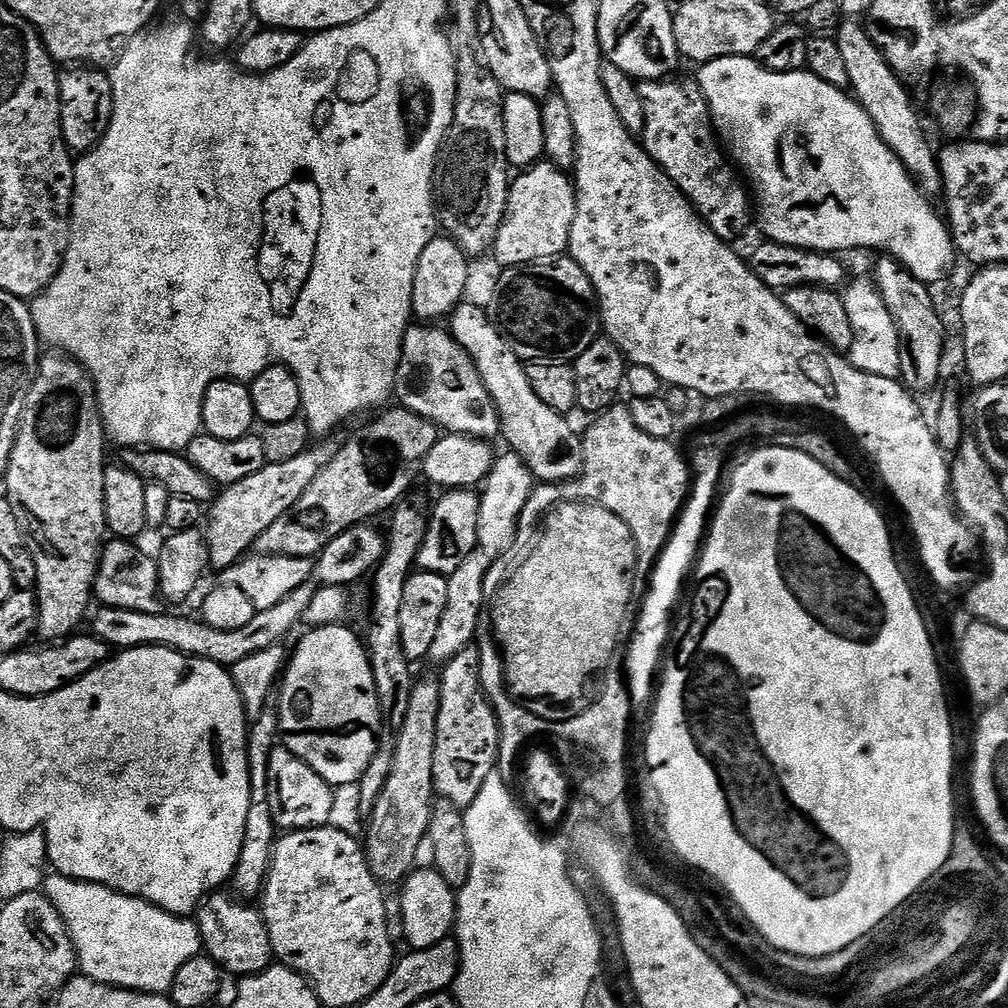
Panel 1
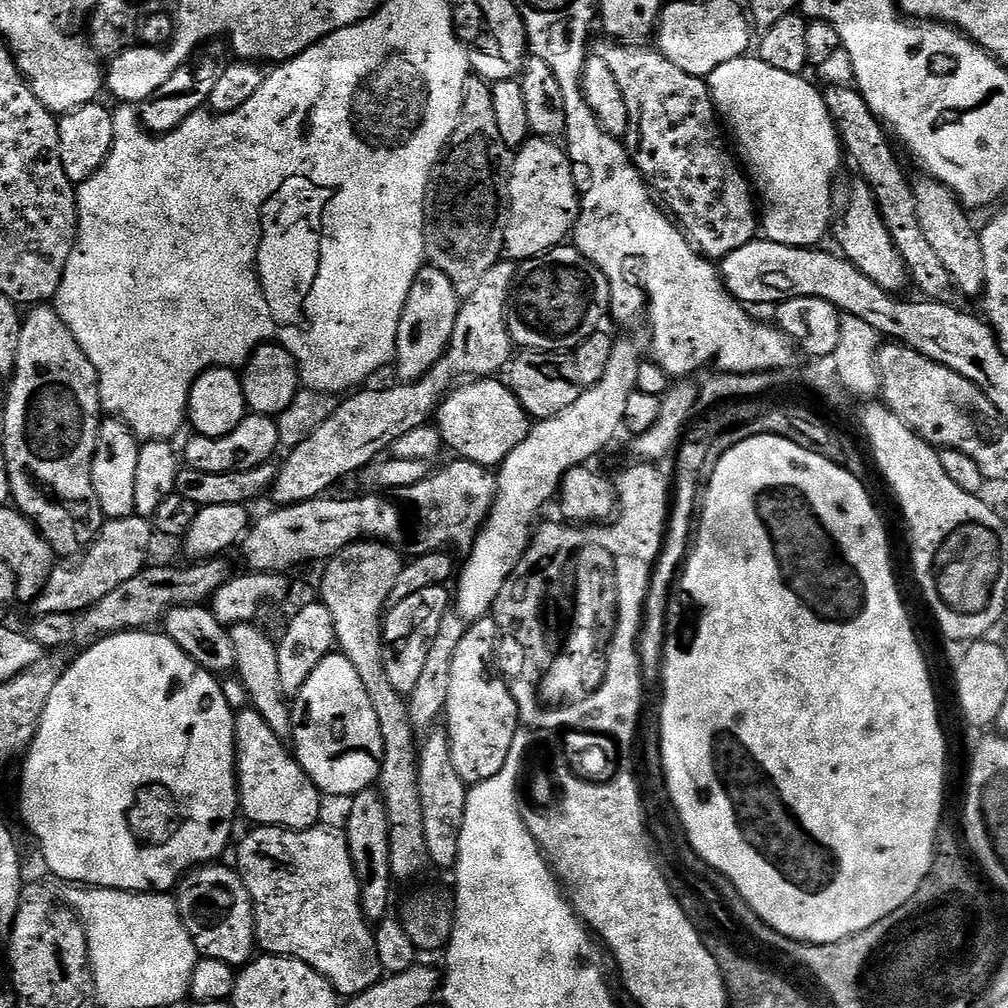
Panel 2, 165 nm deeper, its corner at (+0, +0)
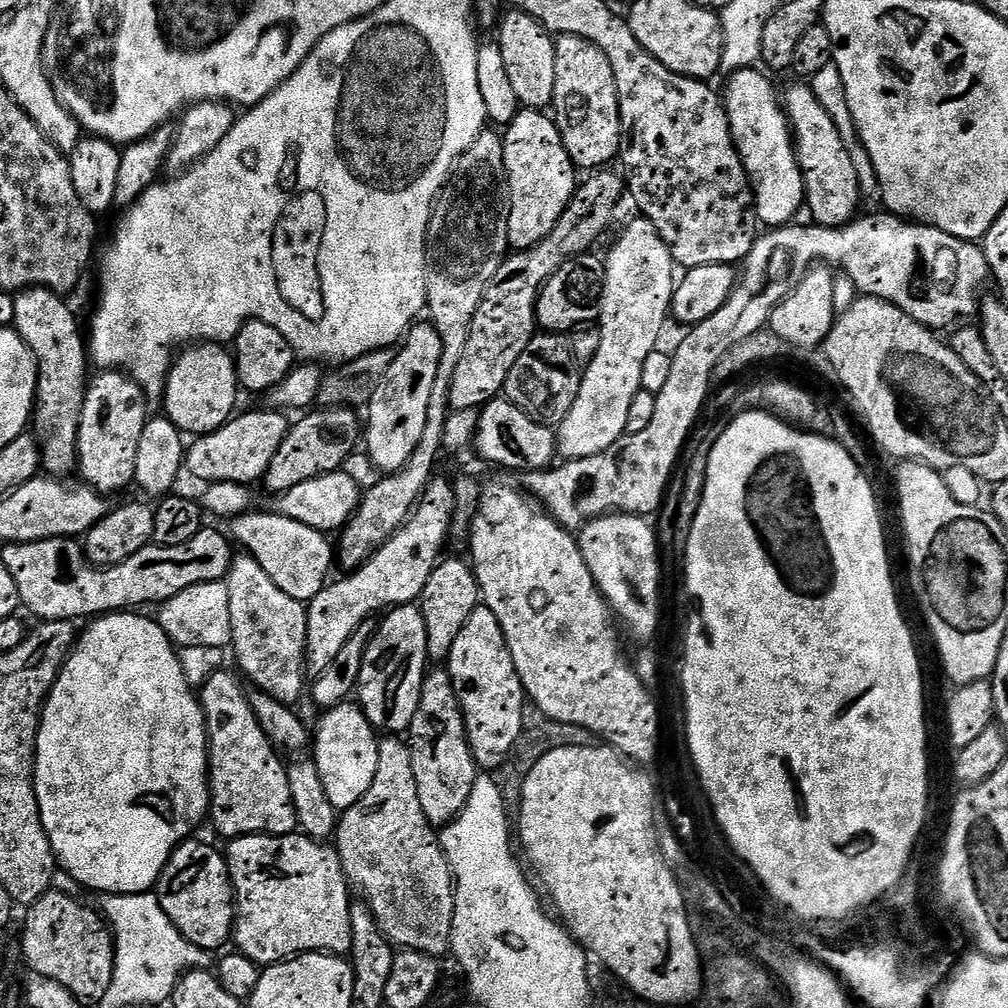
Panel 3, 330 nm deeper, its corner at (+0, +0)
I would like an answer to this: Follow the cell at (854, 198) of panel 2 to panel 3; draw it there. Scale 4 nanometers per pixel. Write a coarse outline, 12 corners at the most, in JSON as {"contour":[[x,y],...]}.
{"contour":[[804,82],[782,92],[822,228],[857,219],[862,195],[834,119]]}

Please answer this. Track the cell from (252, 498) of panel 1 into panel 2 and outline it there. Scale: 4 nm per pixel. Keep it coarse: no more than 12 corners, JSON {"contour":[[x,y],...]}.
{"contour":[[504,258],[463,297],[423,380],[353,391],[279,465],[273,505],[323,497],[465,378],[514,355]]}

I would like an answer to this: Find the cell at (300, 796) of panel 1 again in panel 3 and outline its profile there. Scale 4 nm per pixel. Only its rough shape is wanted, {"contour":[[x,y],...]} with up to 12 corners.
{"contour":[[216,672],[210,824],[220,836],[297,831],[288,769],[240,685]]}

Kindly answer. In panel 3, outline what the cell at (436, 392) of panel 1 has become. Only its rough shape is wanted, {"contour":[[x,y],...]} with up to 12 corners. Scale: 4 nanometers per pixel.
{"contour":[[506,398],[479,409],[479,459],[517,474],[558,456],[556,432]]}

